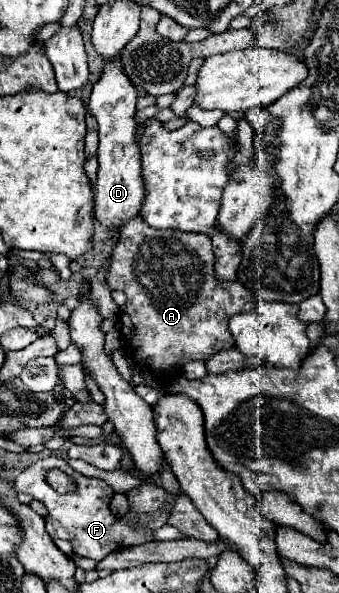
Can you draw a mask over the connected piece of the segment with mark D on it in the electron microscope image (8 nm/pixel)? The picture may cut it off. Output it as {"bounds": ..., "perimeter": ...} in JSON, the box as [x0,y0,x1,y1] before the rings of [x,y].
{"bounds":[88,57,144,229],"perimeter":[[[118,57],[106,63],[106,69],[100,81],[94,83],[92,95],[88,101],[90,113],[98,119],[100,125],[100,147],[98,147],[98,179],[94,185],[94,213],[108,229],[120,229],[128,219],[140,213],[144,203],[144,183],[142,183],[142,161],[140,149],[134,141],[136,133],[136,89],[130,79],[122,71],[122,63]]]}

